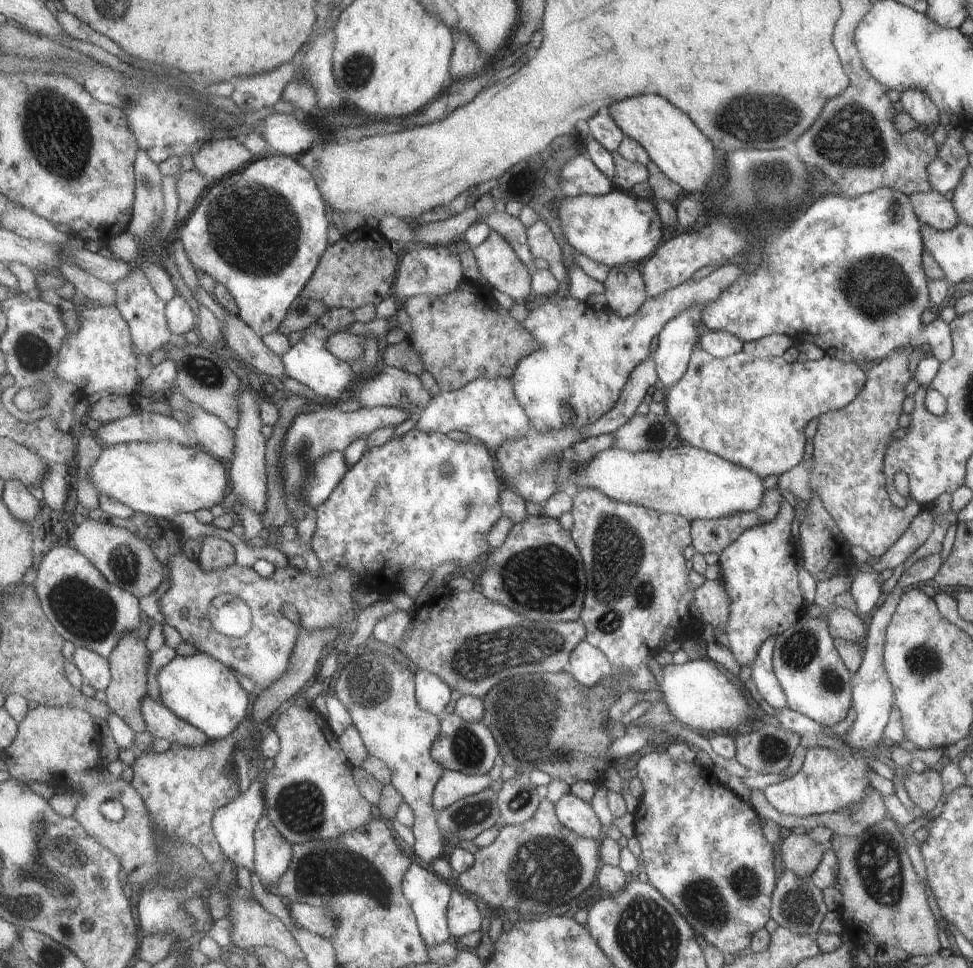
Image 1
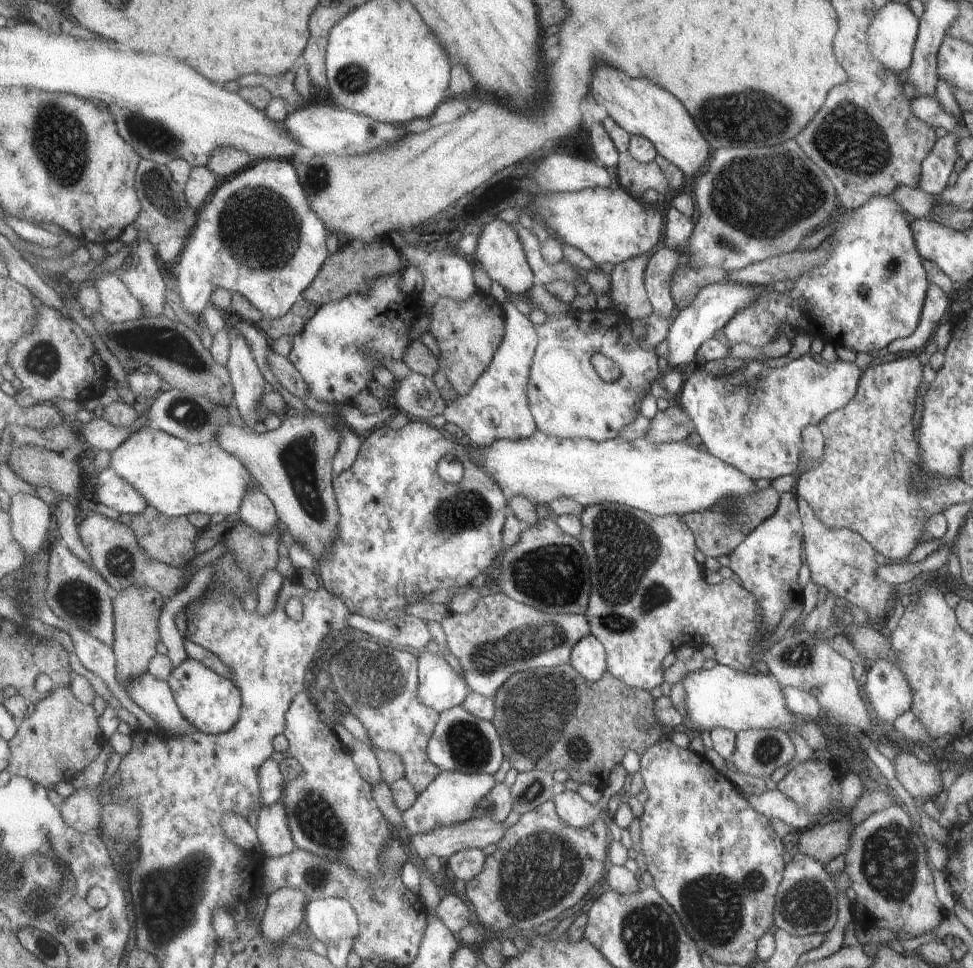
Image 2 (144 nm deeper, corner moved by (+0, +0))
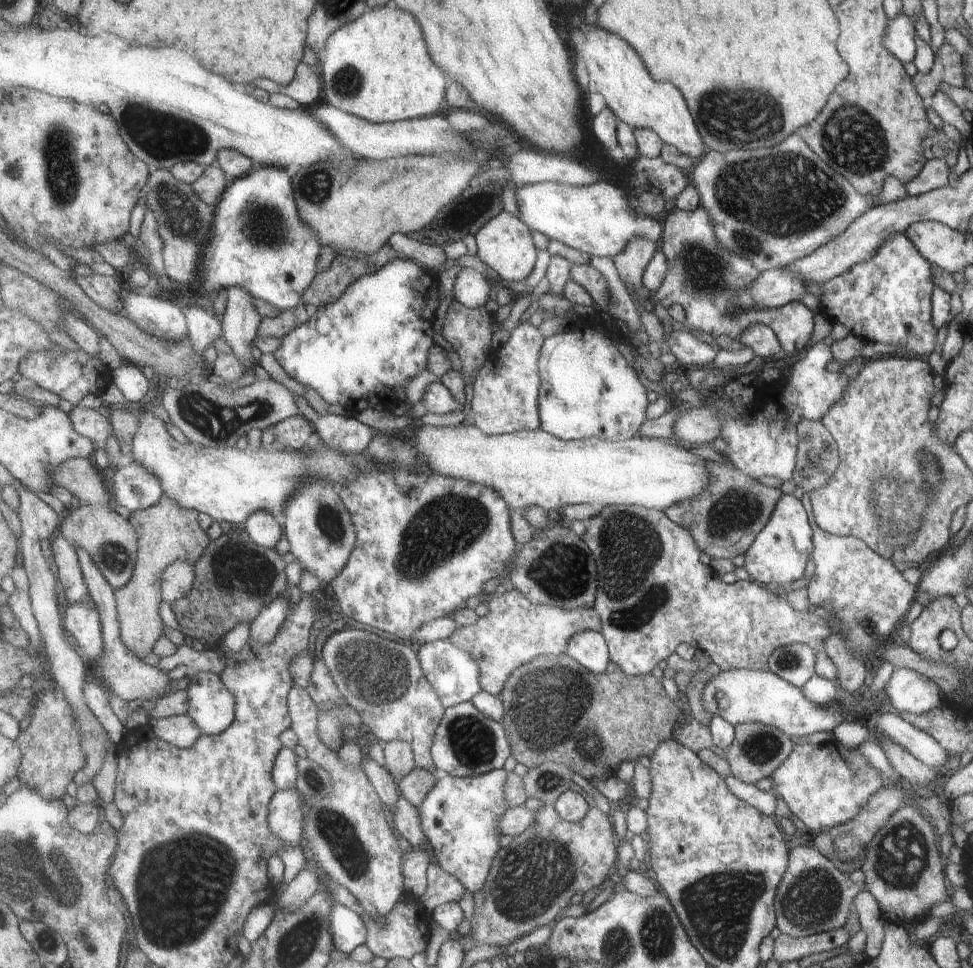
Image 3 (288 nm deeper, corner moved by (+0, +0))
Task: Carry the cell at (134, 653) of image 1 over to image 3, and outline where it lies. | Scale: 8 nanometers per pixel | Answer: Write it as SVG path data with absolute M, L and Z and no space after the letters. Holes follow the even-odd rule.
M165 494L159 504L147 510L131 512L129 520L139 530L139 560L131 582L125 588L117 590L117 602L119 602L121 636L129 646L129 650L143 660L151 656L151 650L155 642L161 638L165 628L159 606L161 602L165 602L163 580L167 568L179 560L185 560L195 566L211 542L207 540L207 530L201 526L201 512L181 506L169 494Z

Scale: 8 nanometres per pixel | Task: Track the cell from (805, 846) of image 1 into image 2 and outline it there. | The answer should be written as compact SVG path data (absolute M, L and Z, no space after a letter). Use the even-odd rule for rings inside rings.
M845 816L843 820L837 820L837 818L831 818L823 824L813 824L809 828L805 828L801 834L799 834L799 840L797 840L797 852L799 854L807 854L811 858L815 858L821 866L827 866L831 860L835 860L837 856L845 856L845 852L849 850L849 836L853 832L853 824L849 822L851 816Z

